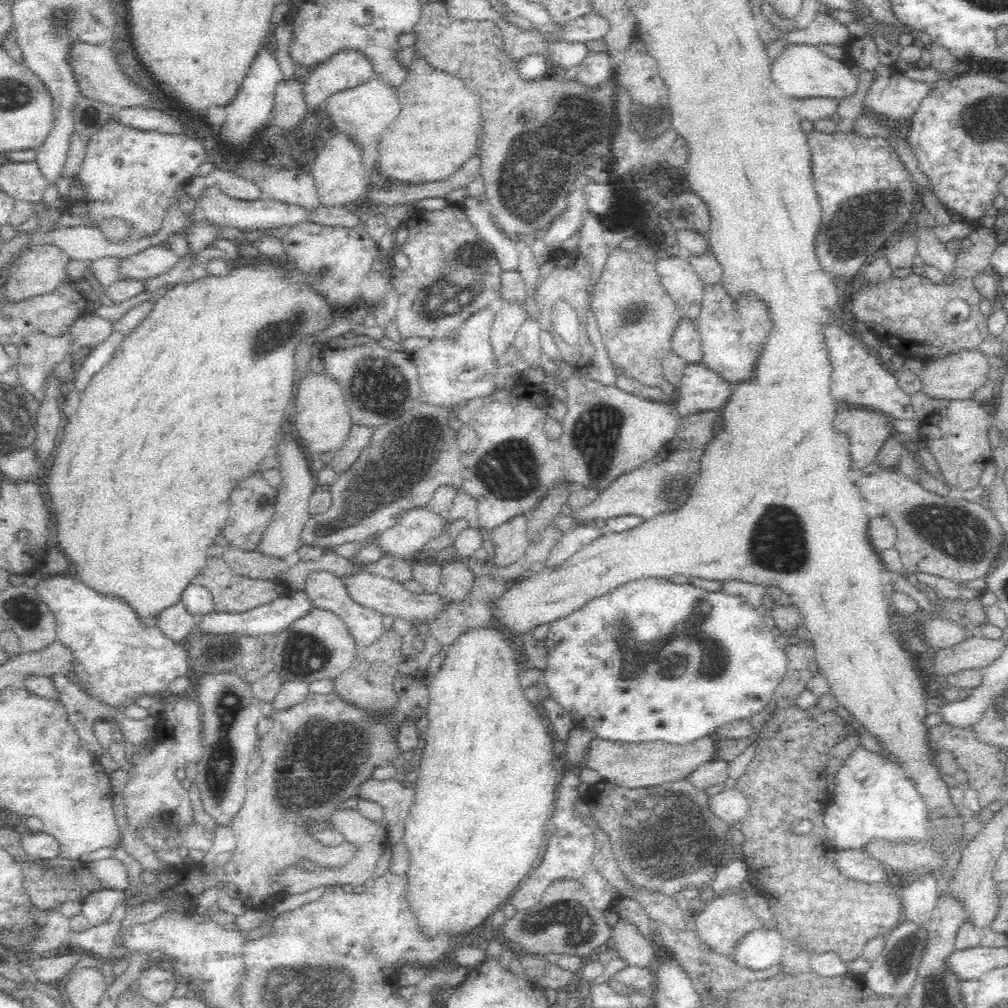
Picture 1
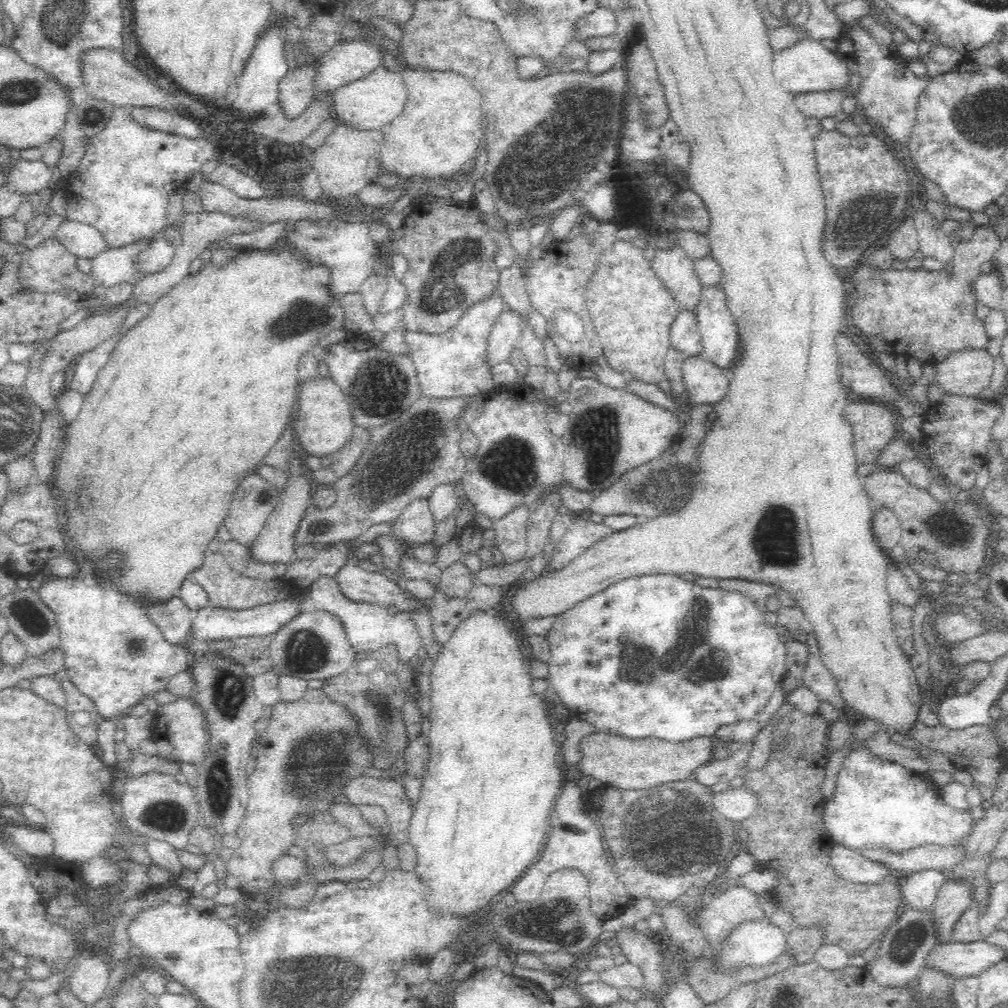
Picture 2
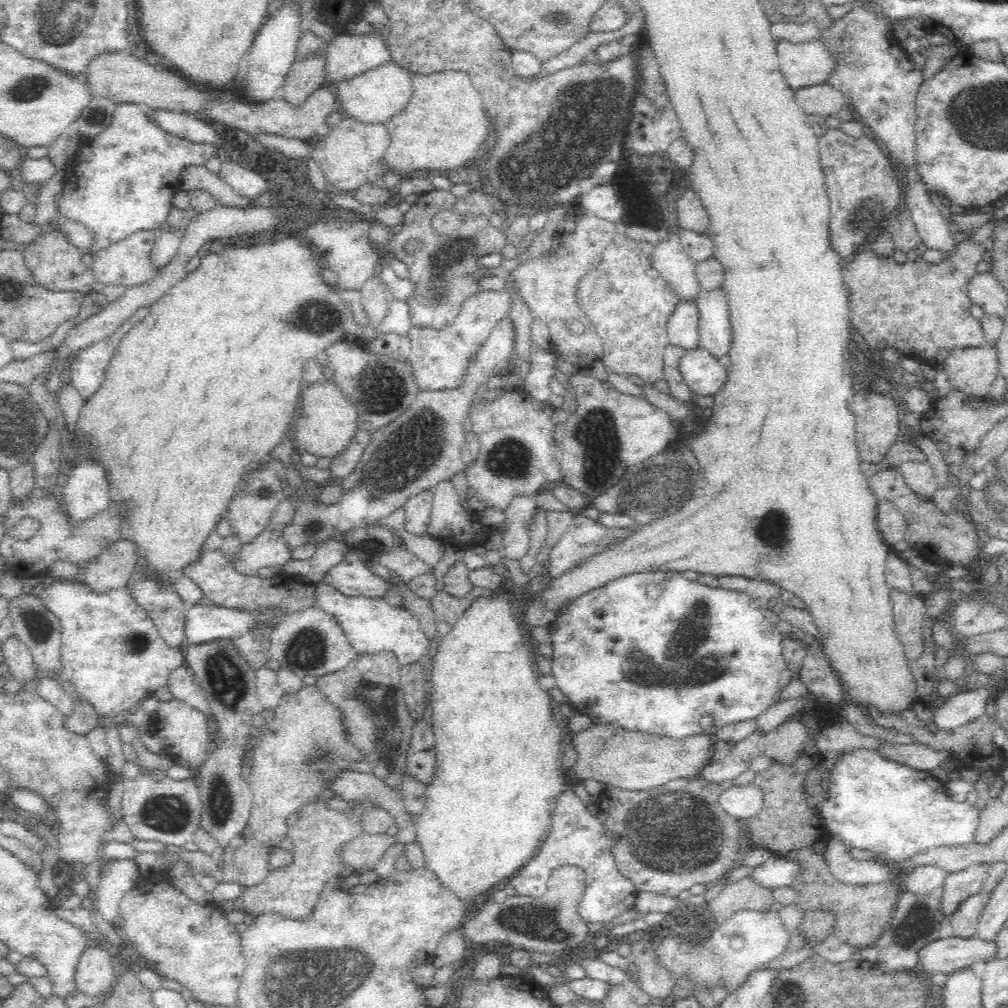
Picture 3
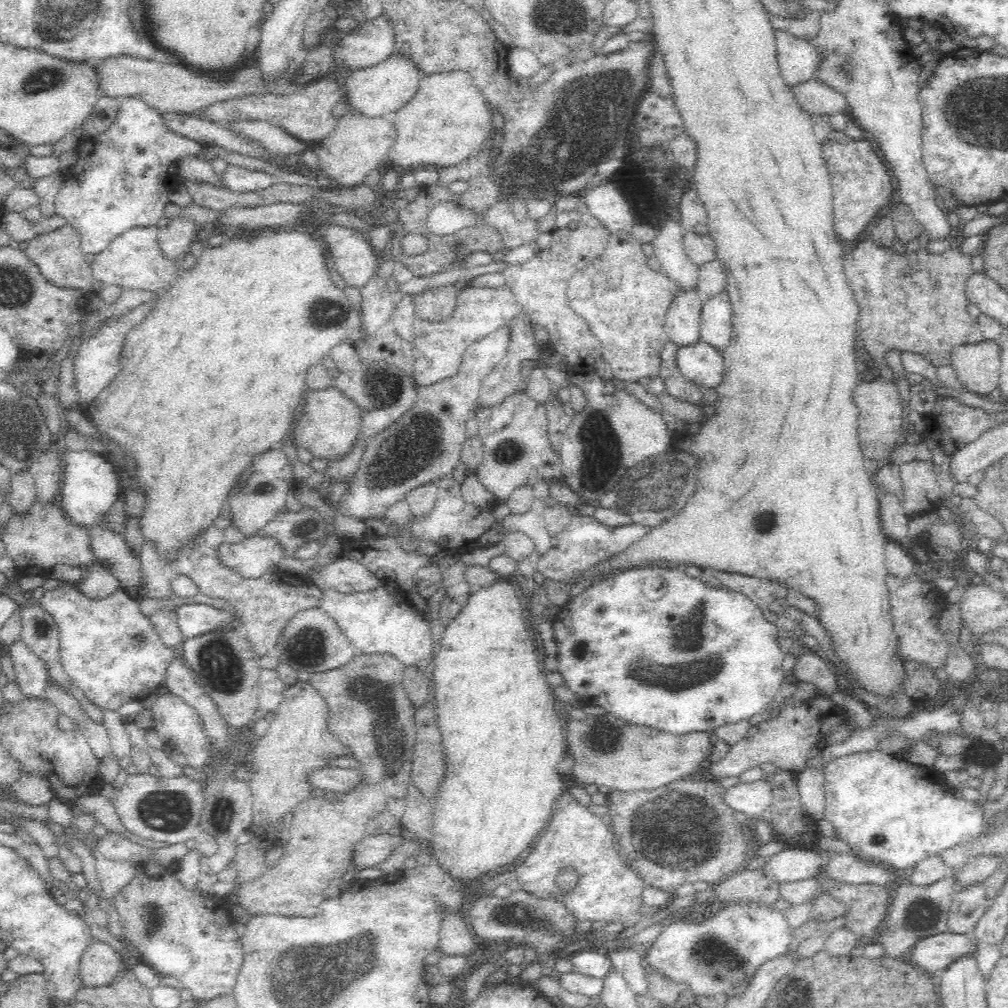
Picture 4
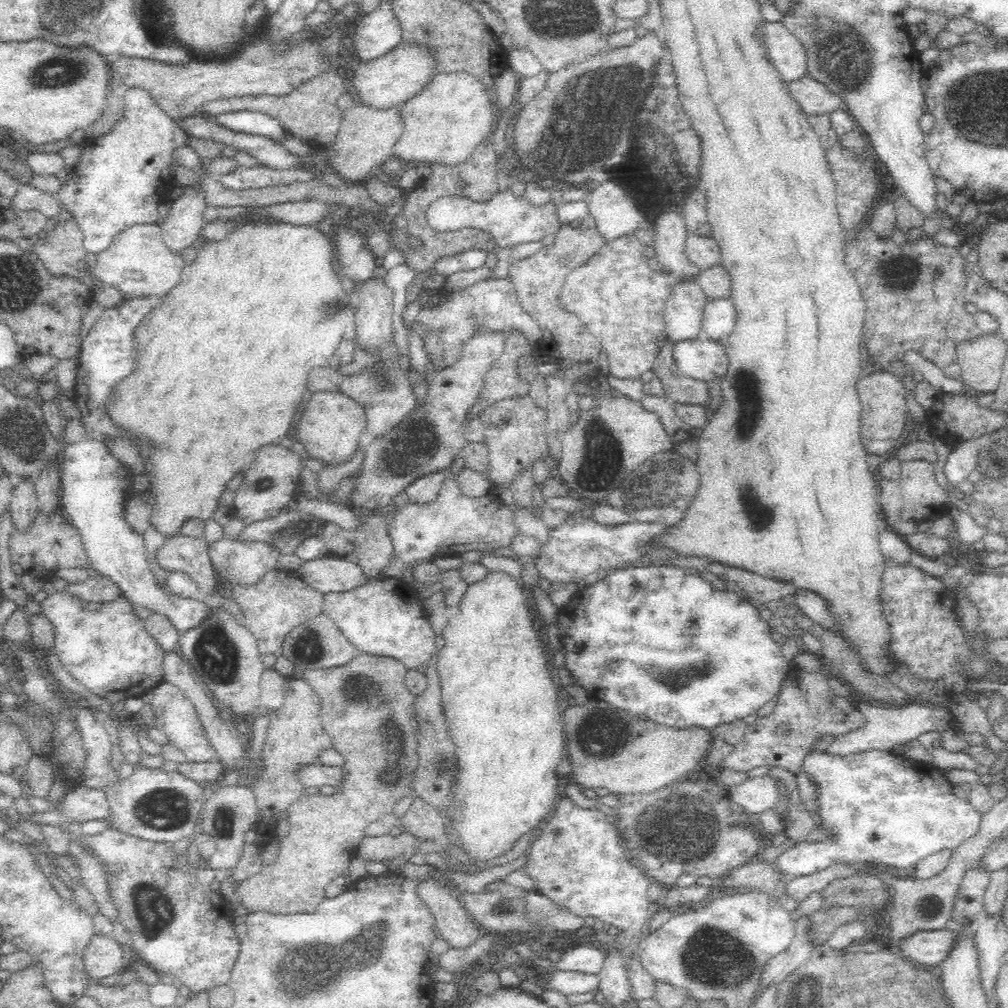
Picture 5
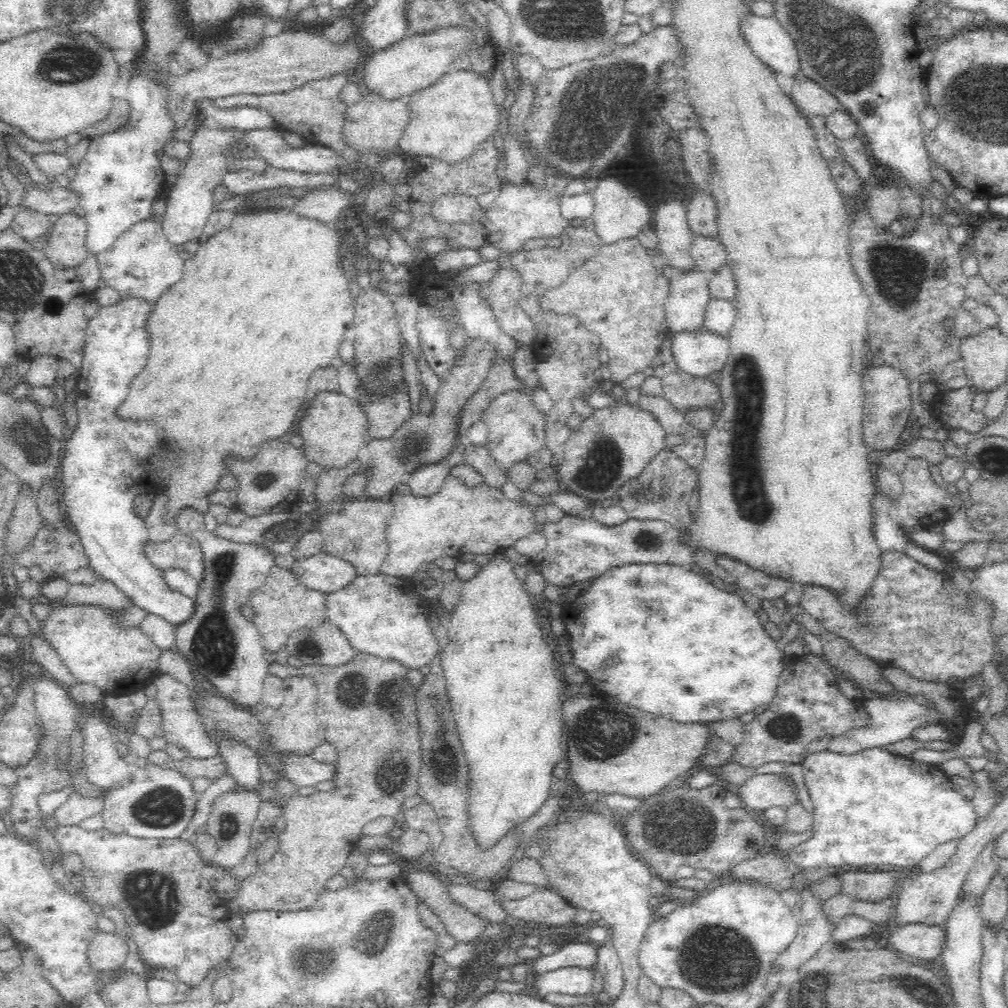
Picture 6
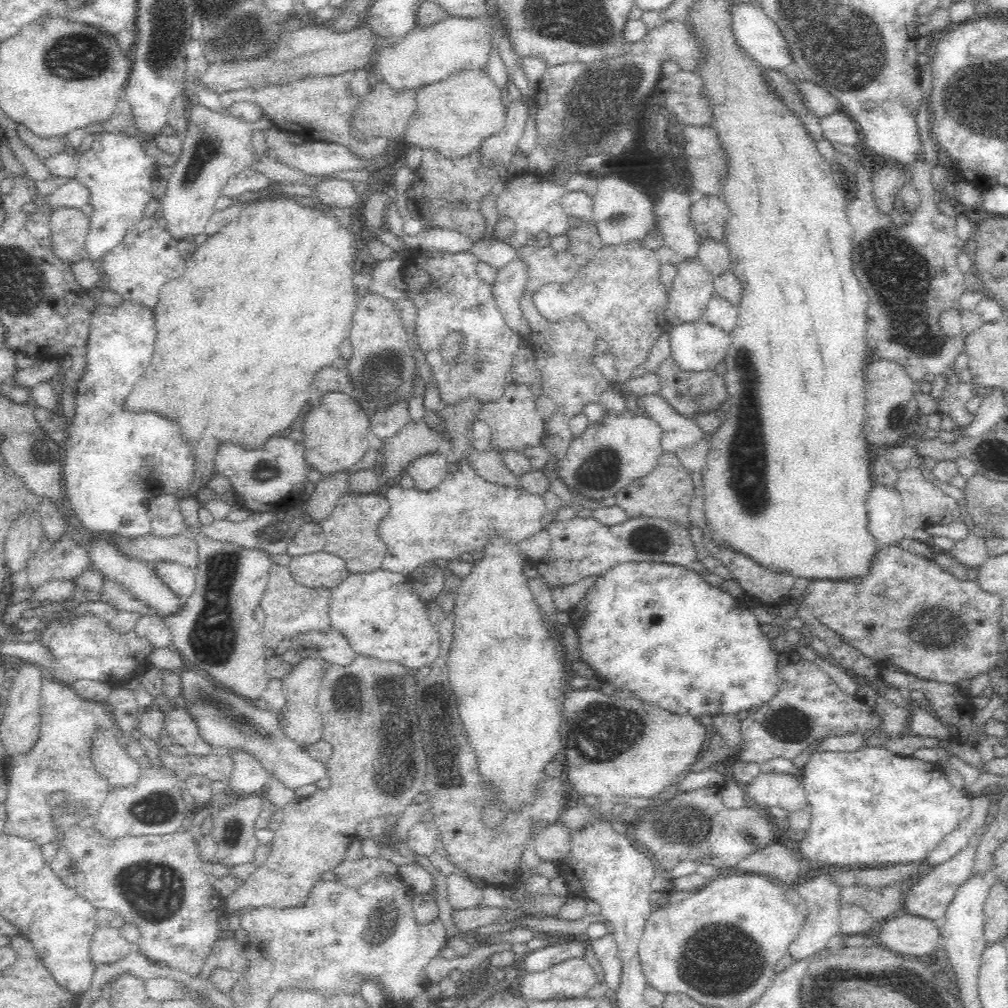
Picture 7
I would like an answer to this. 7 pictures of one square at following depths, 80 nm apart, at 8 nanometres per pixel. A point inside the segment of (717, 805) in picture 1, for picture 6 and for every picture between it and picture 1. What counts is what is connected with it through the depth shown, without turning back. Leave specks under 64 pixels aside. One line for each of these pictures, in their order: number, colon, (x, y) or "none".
2: (735, 803)
3: (743, 802)
4: (753, 798)
5: (755, 795)
6: (761, 791)

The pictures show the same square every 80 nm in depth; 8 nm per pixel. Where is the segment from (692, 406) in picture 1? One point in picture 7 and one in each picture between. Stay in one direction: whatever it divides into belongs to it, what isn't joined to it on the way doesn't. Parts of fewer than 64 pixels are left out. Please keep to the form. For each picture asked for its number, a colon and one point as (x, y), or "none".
2: (704, 384)
3: (705, 376)
4: (703, 366)
5: (703, 359)
6: (701, 354)
7: (698, 348)

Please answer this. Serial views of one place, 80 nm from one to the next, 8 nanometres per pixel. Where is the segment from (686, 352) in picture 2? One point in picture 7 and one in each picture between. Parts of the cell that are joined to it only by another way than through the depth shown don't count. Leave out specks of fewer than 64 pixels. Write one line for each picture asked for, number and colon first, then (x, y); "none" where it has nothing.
3: (682, 329)
4: (681, 324)
5: (684, 308)
6: (685, 306)
7: (689, 294)

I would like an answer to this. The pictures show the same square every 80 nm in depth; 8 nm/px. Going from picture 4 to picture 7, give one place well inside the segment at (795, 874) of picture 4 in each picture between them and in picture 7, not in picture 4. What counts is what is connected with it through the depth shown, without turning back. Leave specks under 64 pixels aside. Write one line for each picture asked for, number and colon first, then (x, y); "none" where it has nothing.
5: (879, 808)
6: (872, 807)
7: (871, 806)

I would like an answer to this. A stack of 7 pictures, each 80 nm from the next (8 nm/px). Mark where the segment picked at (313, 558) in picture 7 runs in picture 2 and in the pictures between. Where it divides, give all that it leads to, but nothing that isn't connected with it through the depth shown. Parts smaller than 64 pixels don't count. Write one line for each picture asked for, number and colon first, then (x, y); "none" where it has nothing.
2: (373, 588)
3: (351, 576)
4: (346, 575)
5: (329, 574)
6: (325, 573)

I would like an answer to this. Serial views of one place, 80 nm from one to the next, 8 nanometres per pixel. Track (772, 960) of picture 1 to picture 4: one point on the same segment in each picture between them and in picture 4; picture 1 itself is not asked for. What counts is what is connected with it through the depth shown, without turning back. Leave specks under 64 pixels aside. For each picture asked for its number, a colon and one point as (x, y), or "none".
2: (758, 944)
3: (748, 940)
4: (722, 956)

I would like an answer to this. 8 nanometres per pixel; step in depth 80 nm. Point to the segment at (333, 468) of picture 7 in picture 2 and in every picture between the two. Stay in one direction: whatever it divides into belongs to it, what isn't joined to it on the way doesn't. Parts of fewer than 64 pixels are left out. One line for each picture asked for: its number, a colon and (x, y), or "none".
2: (324, 423)
3: (325, 424)
4: (330, 423)
5: (329, 429)
6: (333, 426)

